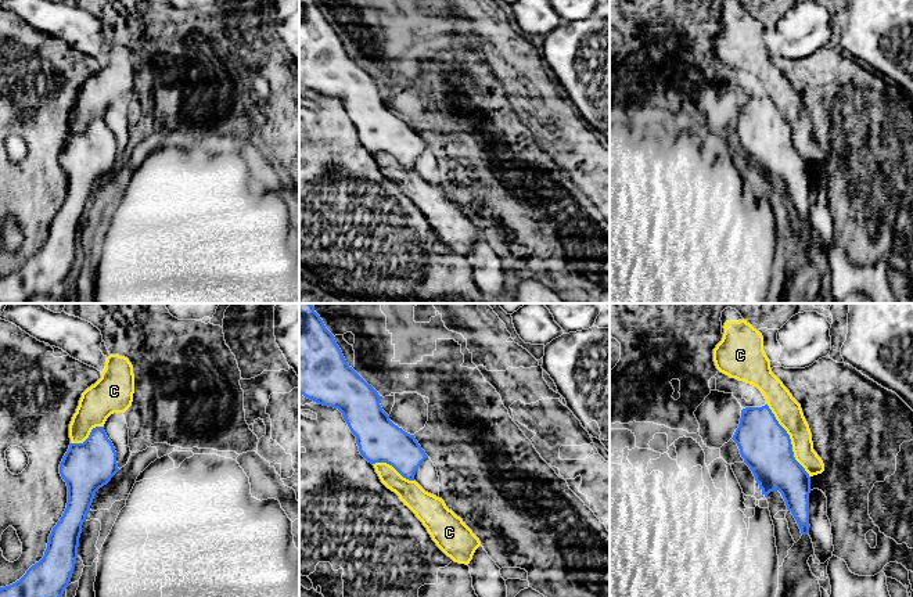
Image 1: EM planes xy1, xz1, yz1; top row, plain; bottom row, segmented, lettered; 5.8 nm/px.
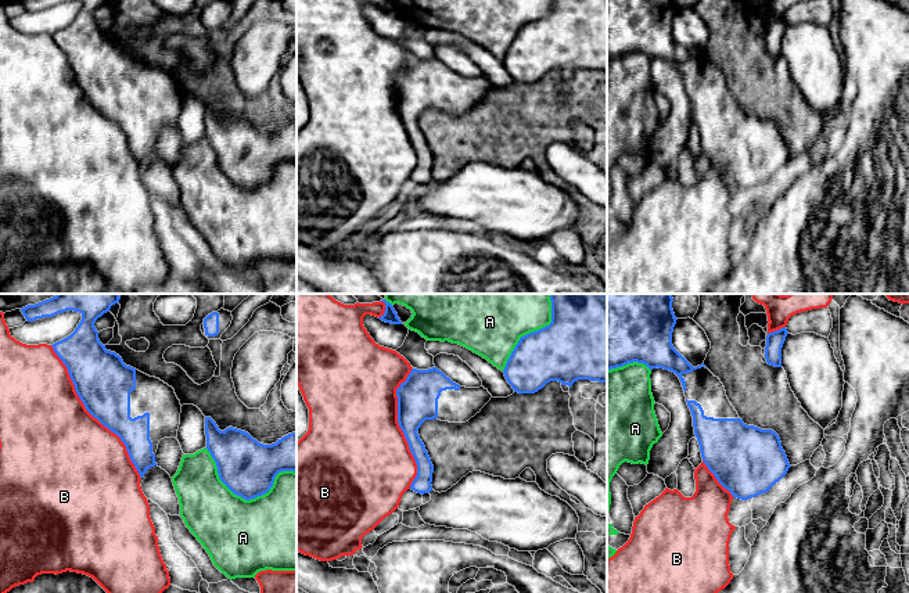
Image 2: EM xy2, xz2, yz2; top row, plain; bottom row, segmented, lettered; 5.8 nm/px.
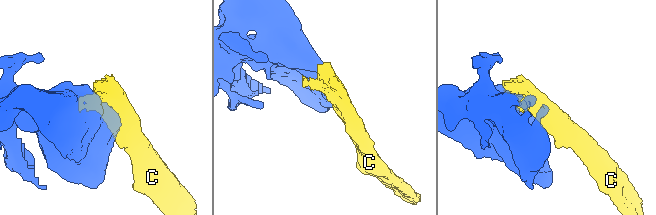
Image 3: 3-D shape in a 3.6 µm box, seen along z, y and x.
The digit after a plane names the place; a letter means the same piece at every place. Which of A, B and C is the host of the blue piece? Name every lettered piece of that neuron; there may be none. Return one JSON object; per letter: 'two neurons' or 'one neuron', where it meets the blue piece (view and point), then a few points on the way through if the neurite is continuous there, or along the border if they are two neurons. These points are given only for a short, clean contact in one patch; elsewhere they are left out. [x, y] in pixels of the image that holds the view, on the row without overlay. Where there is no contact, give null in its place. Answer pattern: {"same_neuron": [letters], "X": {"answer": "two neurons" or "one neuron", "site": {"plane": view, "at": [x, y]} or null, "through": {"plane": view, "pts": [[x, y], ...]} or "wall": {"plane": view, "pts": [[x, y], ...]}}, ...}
{"same_neuron": [], "A": {"answer": "two neurons", "site": {"plane": "xy2", "at": [245, 189]}}, "B": {"answer": "two neurons", "site": {"plane": "xy2", "at": [92, 104]}}, "C": {"answer": "two neurons", "site": {"plane": "yz1", "at": [790, 130]}}}

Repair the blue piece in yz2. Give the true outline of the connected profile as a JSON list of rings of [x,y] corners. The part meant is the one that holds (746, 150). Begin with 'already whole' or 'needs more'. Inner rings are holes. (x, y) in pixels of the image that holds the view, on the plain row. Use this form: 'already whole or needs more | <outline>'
needs more | [[[607,0],[607,60],[637,51],[646,54],[650,60],[658,57],[675,62],[682,72],[686,91],[693,105],[694,125],[700,134],[703,151],[708,159],[733,187],[748,190],[761,183],[766,183],[791,157],[782,137],[779,125],[772,119],[761,119],[744,114],[729,91],[721,69],[715,67],[704,53],[693,57],[673,37],[672,22],[676,10],[673,0]]]

